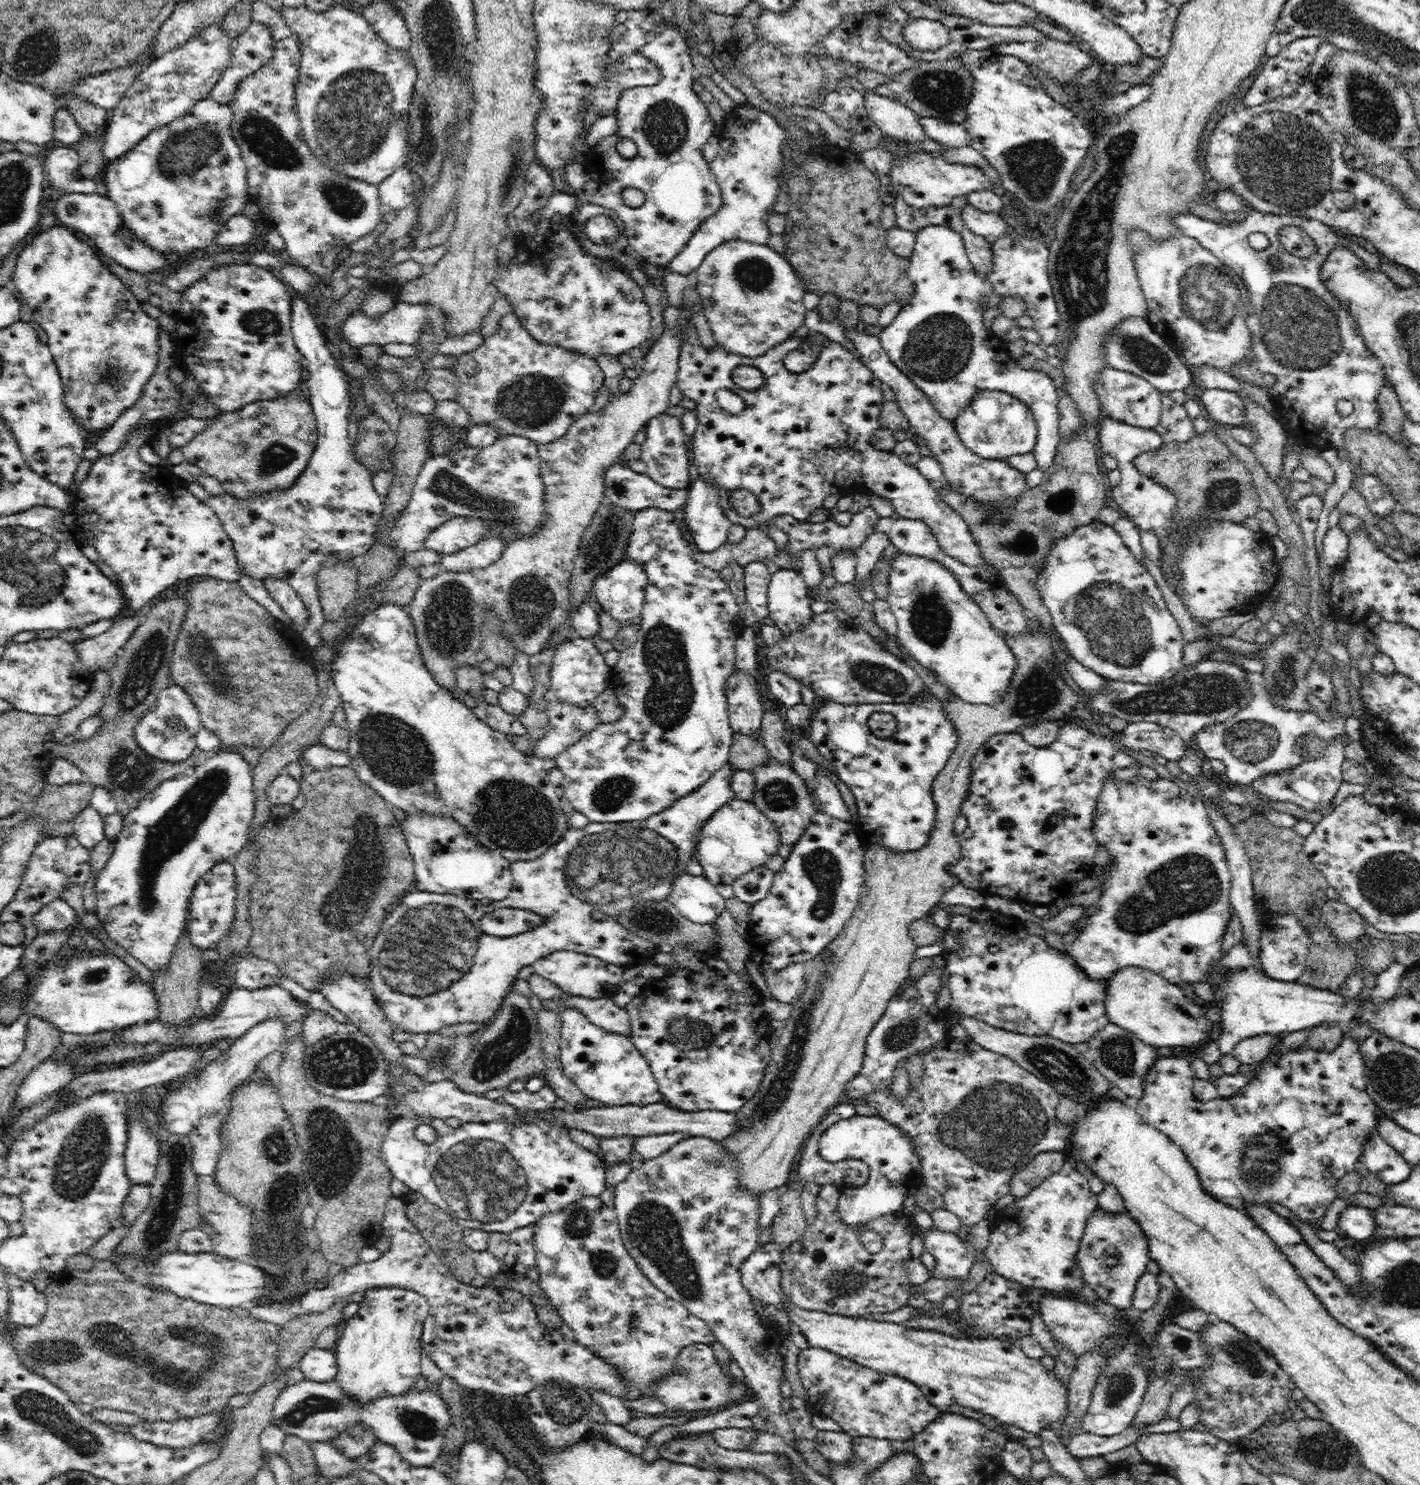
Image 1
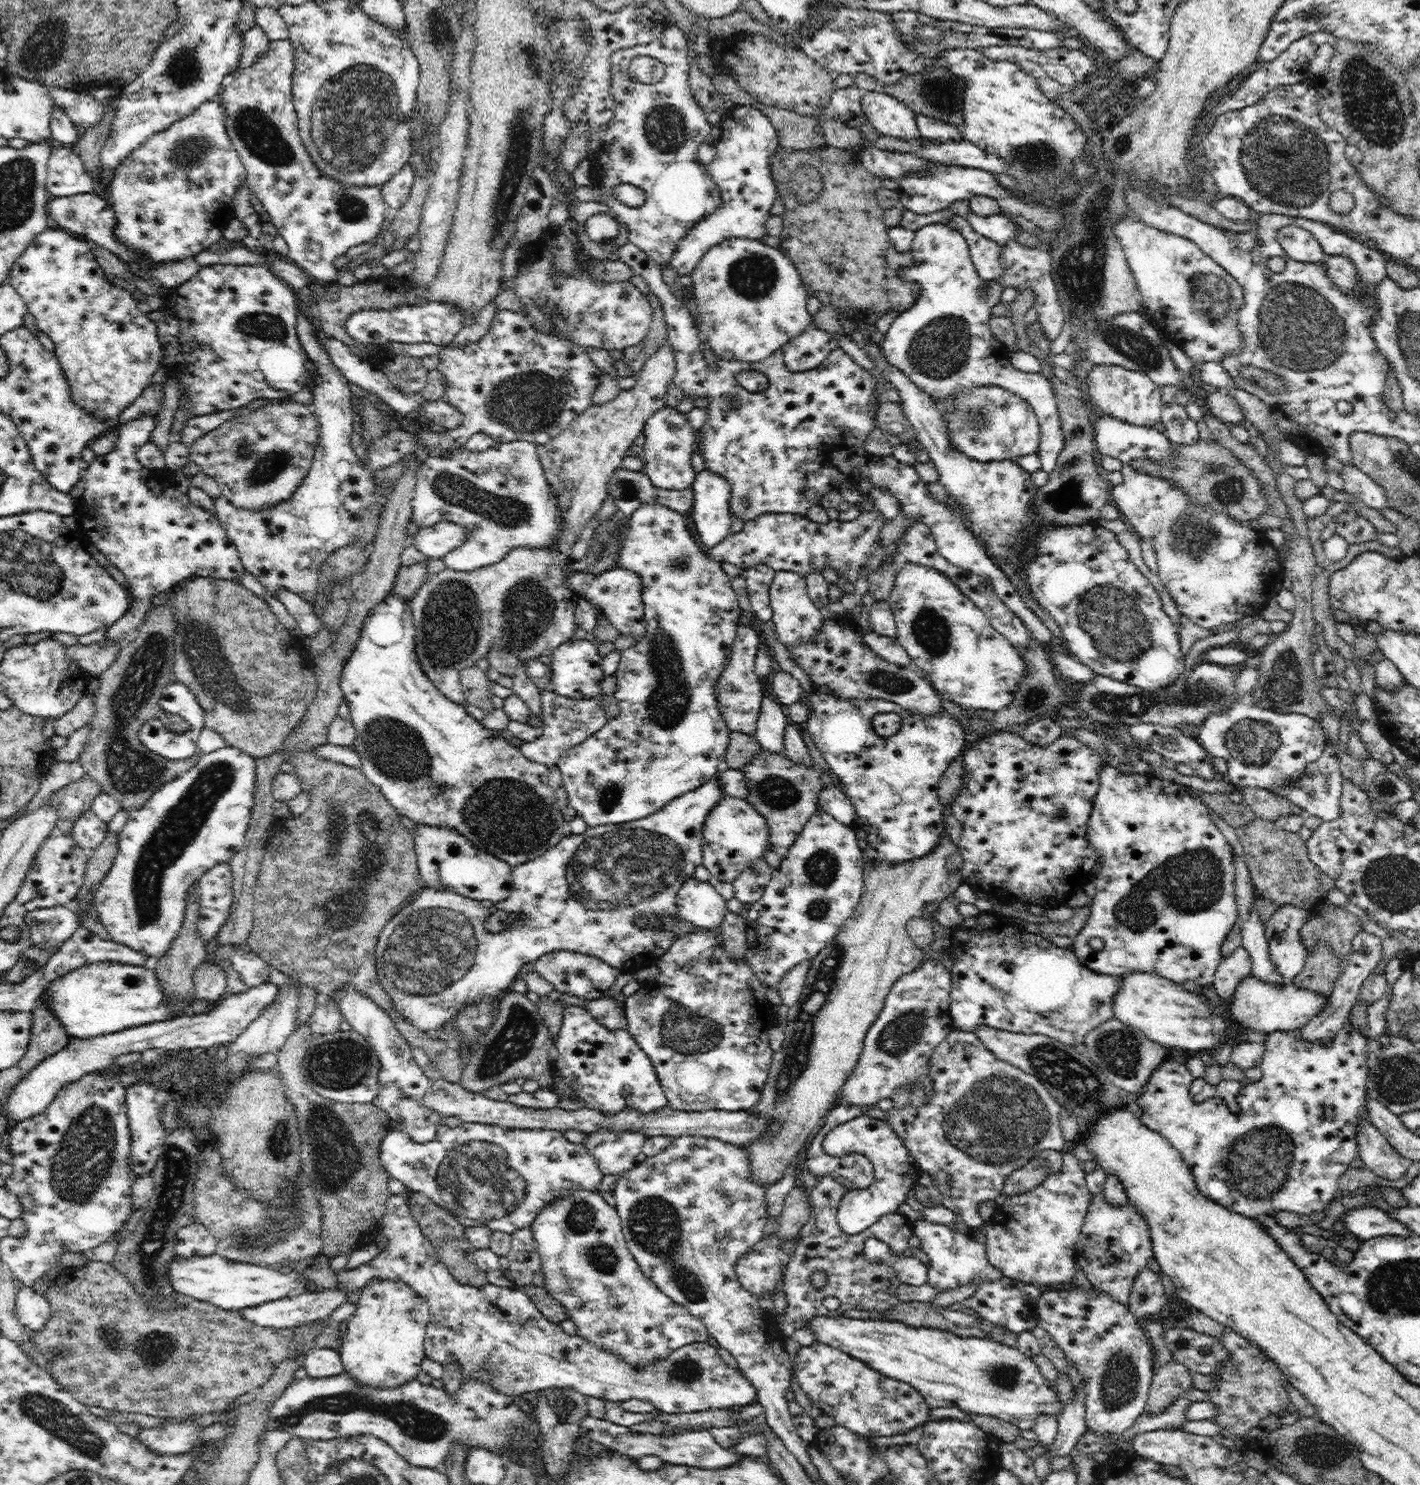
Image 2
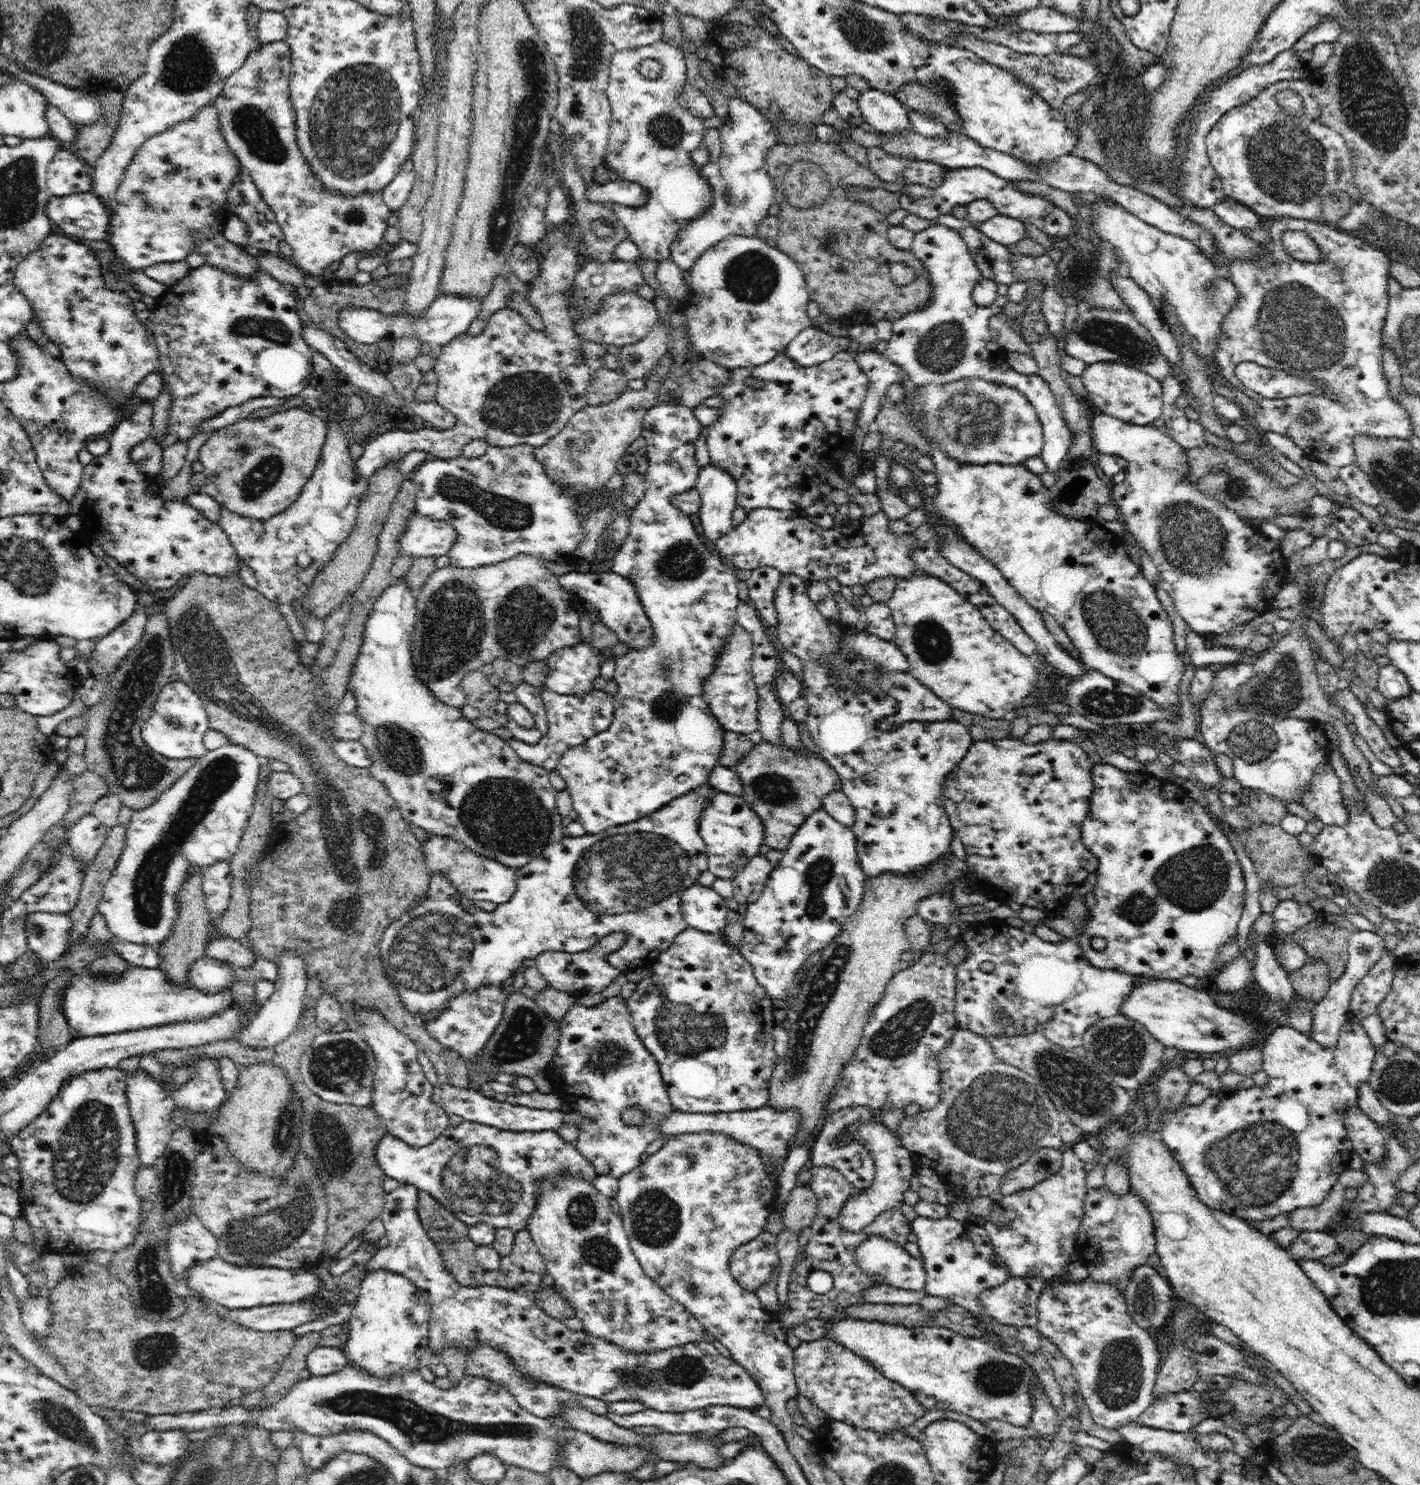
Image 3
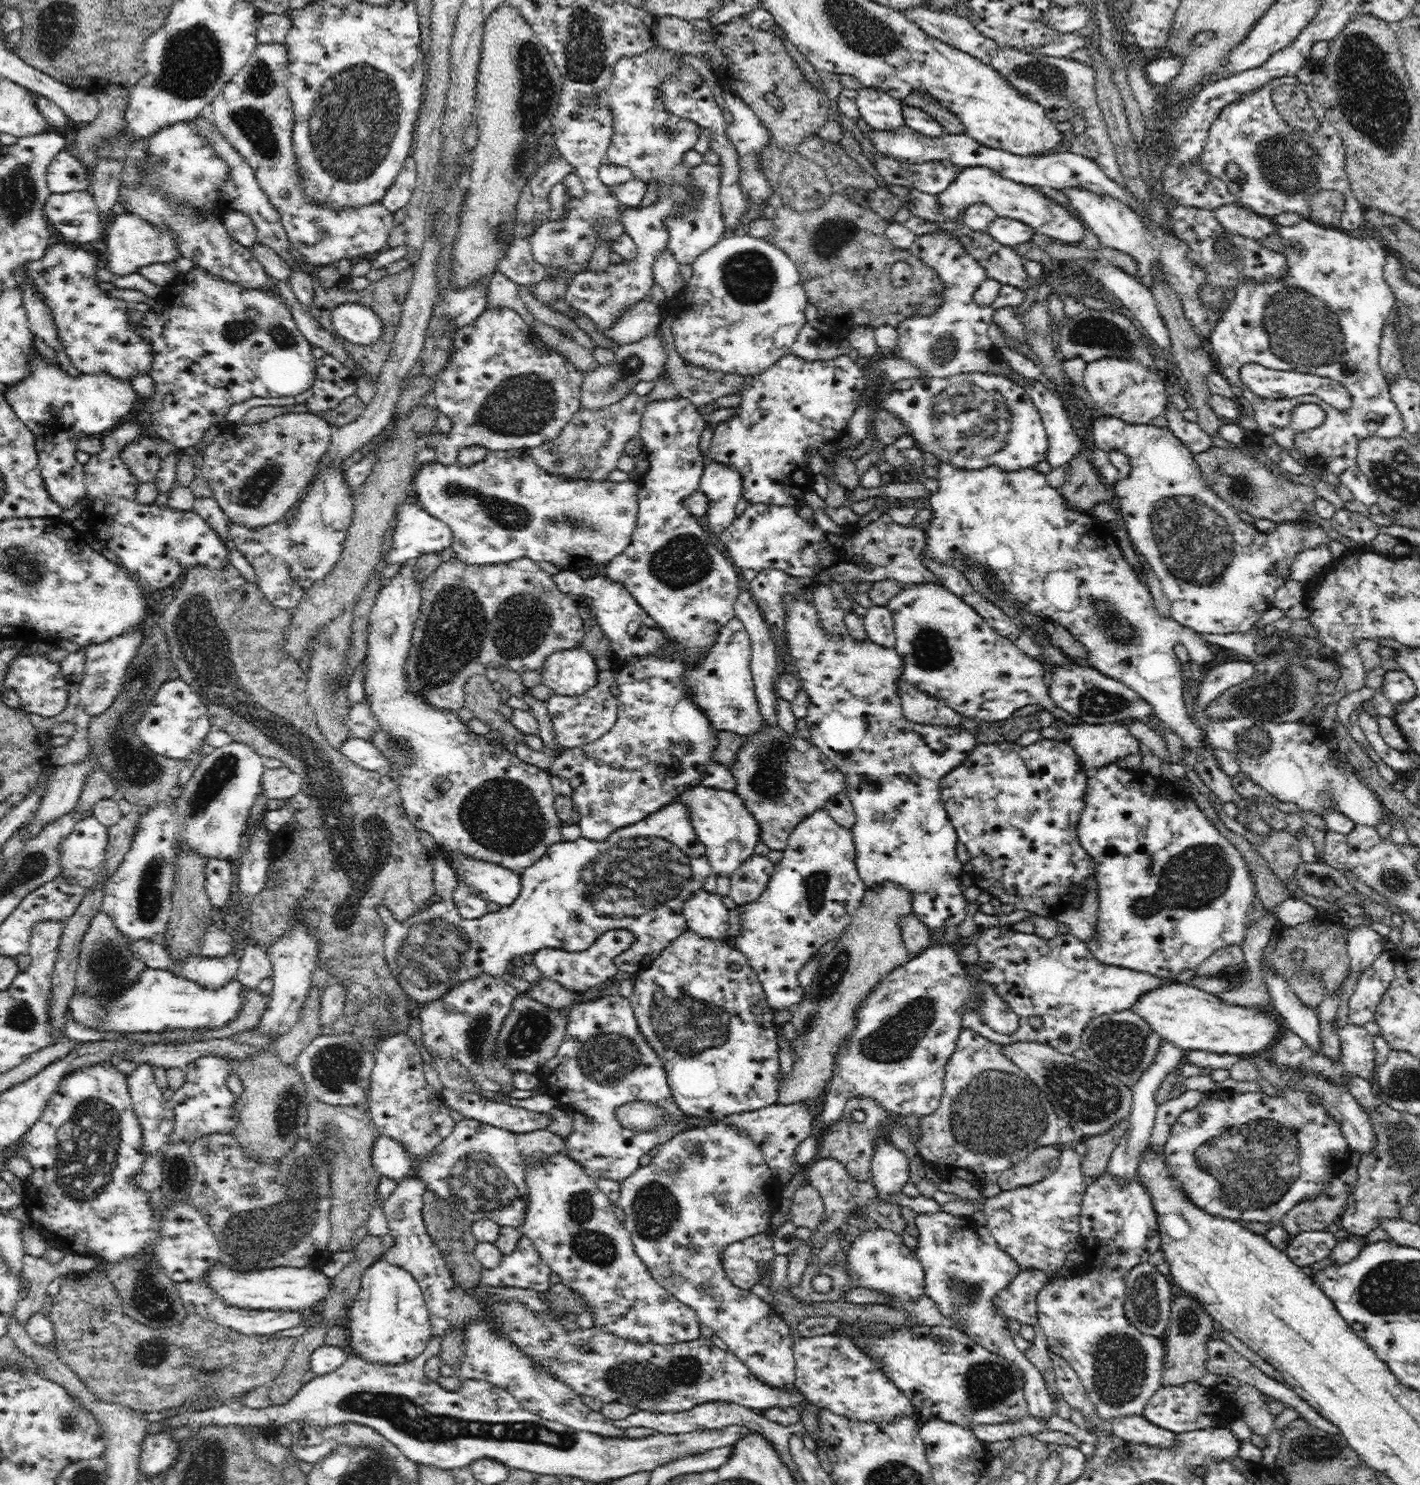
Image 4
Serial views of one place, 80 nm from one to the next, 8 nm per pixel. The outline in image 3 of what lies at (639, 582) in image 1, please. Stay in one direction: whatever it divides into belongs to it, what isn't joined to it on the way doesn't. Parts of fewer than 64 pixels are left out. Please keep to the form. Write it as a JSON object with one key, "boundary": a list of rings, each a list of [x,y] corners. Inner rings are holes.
{"boundary":[[[575,570],[560,575],[559,583],[572,595],[576,594],[580,598],[592,602],[598,608],[601,621],[615,633],[619,642],[627,644],[629,649],[642,650],[652,644],[654,627],[652,627],[638,598],[635,586],[629,578],[620,576],[611,570],[601,573],[582,573]]]}

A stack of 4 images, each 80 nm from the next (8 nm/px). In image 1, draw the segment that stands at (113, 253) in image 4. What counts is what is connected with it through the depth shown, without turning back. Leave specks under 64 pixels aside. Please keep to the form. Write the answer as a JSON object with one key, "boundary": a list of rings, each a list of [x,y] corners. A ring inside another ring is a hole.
{"boundary":[[[211,96],[204,100],[198,100],[191,109],[191,112],[187,113],[186,116],[173,120],[170,124],[162,126],[162,128],[154,128],[146,138],[142,138],[124,156],[120,156],[120,158],[109,162],[106,166],[108,170],[105,172],[105,185],[109,192],[108,196],[116,203],[125,227],[132,236],[135,236],[138,240],[144,240],[147,246],[160,251],[160,253],[178,253],[178,255],[184,257],[194,253],[198,249],[208,248],[208,246],[214,244],[214,236],[218,234],[223,224],[226,224],[226,221],[231,216],[241,213],[244,205],[248,202],[247,166],[231,132],[232,119],[233,112],[229,104],[219,103]]]}

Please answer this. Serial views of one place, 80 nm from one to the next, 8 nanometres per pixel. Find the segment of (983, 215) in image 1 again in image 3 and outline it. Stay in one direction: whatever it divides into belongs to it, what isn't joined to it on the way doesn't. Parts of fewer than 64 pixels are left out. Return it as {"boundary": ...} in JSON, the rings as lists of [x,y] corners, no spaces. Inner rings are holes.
{"boundary":[[[1000,213],[982,224],[974,224],[974,226],[992,240],[1011,247],[1026,236],[1026,228],[1021,220]]]}

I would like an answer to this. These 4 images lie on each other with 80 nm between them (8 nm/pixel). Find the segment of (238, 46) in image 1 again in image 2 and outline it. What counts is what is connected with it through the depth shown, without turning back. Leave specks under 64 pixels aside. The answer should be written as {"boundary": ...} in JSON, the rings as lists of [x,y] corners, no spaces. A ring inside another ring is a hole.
{"boundary":[[[256,25],[250,28],[242,34],[242,57],[239,66],[234,69],[234,72],[226,75],[220,84],[220,90],[218,90],[218,99],[221,96],[221,92],[231,83],[233,76],[244,68],[250,68],[252,64],[258,64],[260,57],[269,49],[271,40],[267,37],[265,30],[262,27]]]}

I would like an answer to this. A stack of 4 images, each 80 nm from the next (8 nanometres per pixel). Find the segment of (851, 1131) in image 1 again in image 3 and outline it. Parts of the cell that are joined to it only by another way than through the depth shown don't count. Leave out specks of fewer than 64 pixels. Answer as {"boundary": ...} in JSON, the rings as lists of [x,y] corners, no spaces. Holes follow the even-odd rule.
{"boundary":[[[877,1117],[870,1118],[866,1122],[854,1122],[840,1136],[836,1136],[836,1141],[842,1141],[842,1143],[848,1139],[862,1143],[862,1147],[870,1151],[875,1164],[873,1183],[865,1189],[865,1192],[852,1194],[842,1206],[838,1218],[842,1229],[858,1234],[866,1226],[870,1226],[882,1212],[900,1206],[904,1202],[904,1193],[910,1186],[910,1178],[918,1172],[919,1164],[909,1150],[901,1144],[900,1137],[896,1137]]]}

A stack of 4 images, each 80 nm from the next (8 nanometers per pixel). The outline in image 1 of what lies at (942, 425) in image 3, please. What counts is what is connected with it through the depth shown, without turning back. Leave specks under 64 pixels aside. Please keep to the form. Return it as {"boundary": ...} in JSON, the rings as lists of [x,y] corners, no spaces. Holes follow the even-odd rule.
{"boundary":[[[984,391],[974,396],[953,425],[966,448],[984,459],[1006,461],[1008,457],[1032,452],[1037,440],[1037,424],[1030,408],[1002,391]]]}

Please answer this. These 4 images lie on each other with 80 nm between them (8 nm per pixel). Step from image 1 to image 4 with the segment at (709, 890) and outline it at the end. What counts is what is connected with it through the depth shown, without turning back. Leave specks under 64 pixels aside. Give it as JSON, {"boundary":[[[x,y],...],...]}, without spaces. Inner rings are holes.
{"boundary":[[[698,890],[694,894],[690,894],[688,900],[686,900],[682,906],[683,915],[685,916],[685,922],[687,928],[699,933],[704,938],[710,940],[729,940],[727,936],[729,928],[729,909],[722,902],[722,896],[716,893],[709,893],[708,891]]]}

